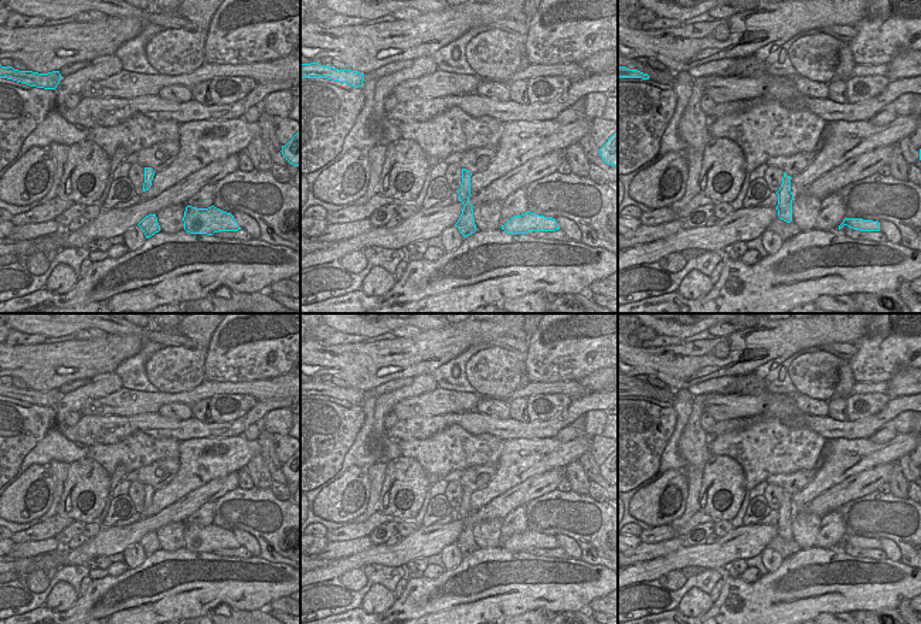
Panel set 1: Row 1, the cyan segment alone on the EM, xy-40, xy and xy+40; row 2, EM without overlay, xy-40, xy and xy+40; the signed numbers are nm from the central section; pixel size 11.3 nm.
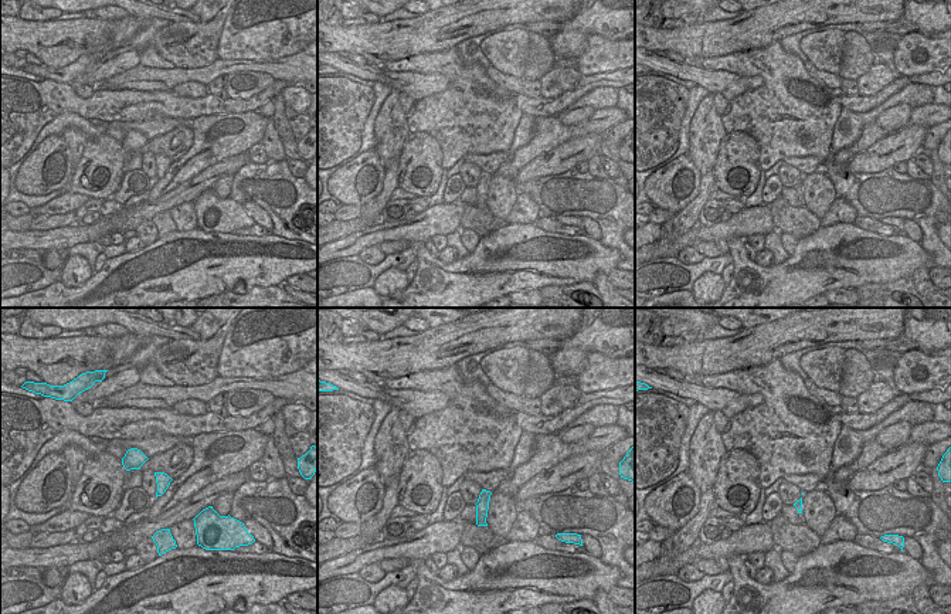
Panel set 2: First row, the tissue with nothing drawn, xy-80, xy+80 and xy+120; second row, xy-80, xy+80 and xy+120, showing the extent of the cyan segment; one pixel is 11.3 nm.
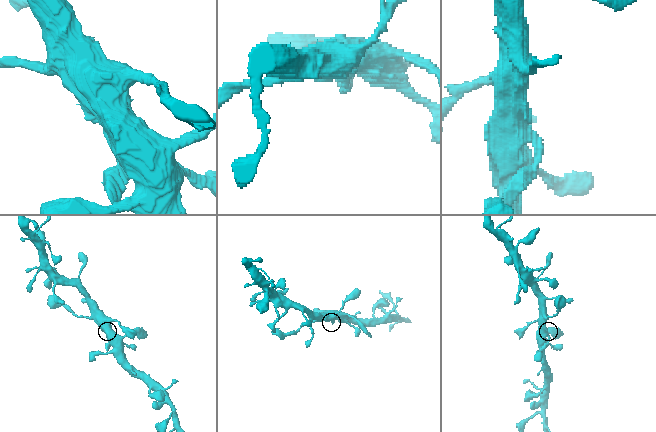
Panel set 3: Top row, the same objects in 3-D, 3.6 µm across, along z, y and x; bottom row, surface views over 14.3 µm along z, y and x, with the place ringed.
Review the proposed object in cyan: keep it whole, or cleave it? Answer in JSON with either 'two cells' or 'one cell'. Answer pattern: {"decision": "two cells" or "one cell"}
{"decision": "one cell"}

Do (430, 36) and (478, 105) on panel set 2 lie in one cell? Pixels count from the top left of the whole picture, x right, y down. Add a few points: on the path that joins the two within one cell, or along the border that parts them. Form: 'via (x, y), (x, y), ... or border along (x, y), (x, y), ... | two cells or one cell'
border along (454, 46), (445, 50), (424, 51), (407, 57) | two cells

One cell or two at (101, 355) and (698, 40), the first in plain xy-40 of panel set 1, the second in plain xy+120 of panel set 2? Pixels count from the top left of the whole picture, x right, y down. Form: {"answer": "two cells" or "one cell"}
{"answer": "one cell"}

